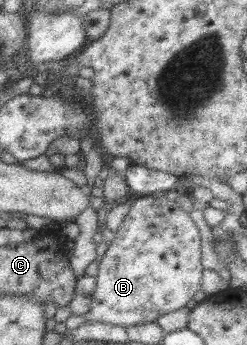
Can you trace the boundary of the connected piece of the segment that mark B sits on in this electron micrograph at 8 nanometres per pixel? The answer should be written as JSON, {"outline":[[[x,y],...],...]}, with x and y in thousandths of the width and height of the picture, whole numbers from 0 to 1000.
{"outline":[[[656,562],[555,574],[433,730],[401,751],[393,843],[344,933],[433,933],[518,951],[619,936],[668,910],[741,896],[806,843],[826,800],[814,681],[765,614]]]}

